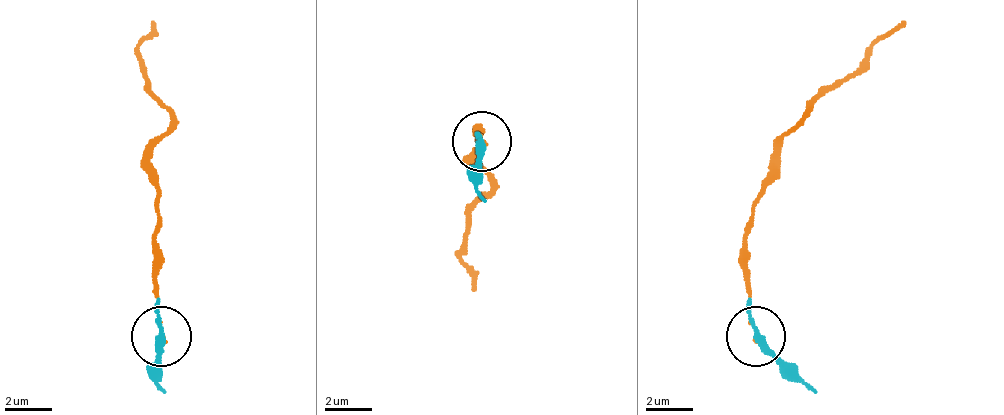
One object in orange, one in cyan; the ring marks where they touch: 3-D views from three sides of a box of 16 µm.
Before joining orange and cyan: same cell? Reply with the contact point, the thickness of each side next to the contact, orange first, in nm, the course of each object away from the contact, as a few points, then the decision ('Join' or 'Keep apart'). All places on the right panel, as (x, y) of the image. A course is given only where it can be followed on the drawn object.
Place: (756, 336). Thickness 80 nm (orange) against 260 nm. Course of orange: (757, 337), (745, 224), (769, 159), (805, 111), (870, 46), (906, 22). Course of cyan: (757, 337), (817, 391). Join

